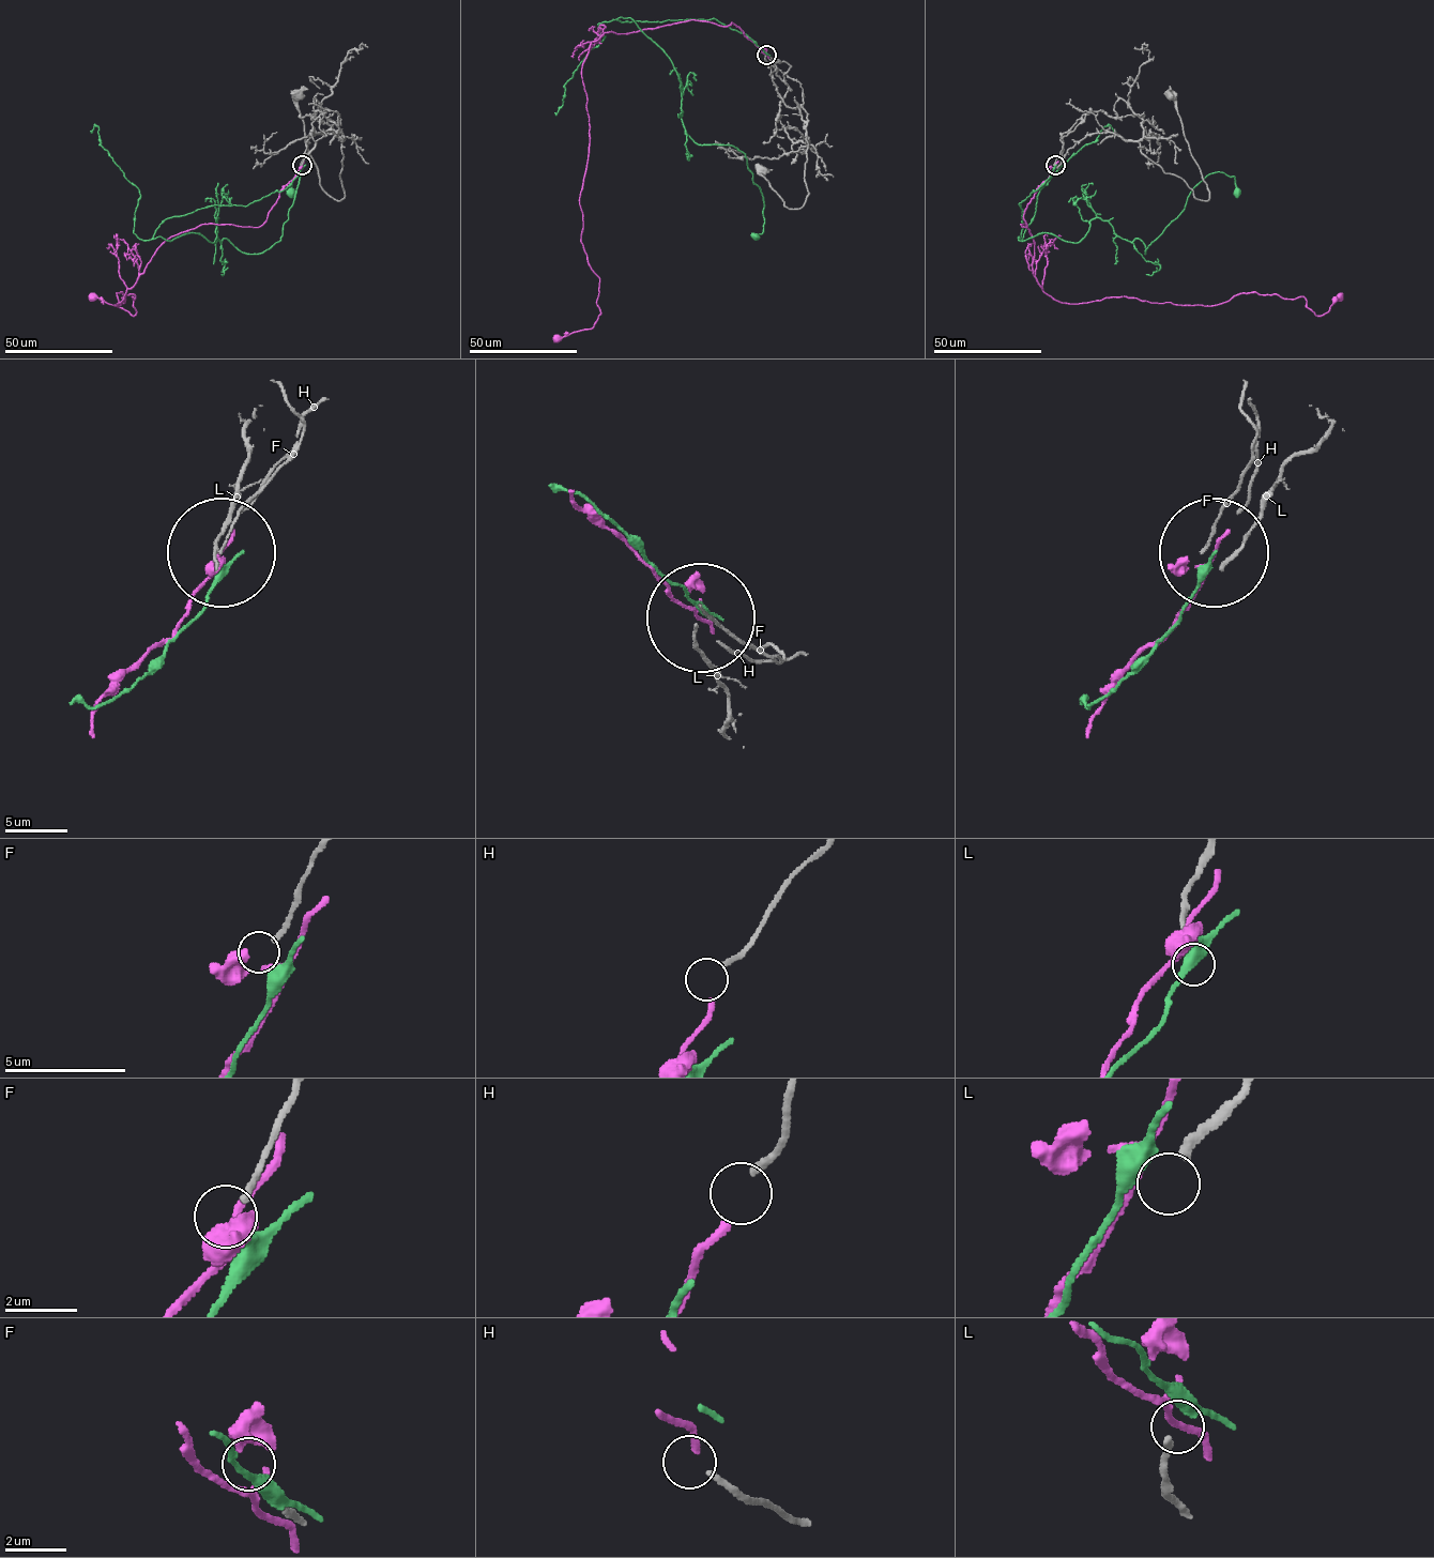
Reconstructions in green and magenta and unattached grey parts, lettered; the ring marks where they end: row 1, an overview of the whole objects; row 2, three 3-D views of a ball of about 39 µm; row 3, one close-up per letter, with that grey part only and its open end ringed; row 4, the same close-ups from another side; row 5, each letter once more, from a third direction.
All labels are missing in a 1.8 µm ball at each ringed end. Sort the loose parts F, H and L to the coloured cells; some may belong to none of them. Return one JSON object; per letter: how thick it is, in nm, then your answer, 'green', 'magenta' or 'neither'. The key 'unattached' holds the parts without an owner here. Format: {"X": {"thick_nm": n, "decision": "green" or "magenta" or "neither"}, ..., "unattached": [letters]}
{"F": {"thick_nm": 180, "decision": "neither"}, "H": {"thick_nm": 190, "decision": "neither"}, "L": {"thick_nm": 280, "decision": "neither"}, "unattached": ["F", "H", "L"]}

